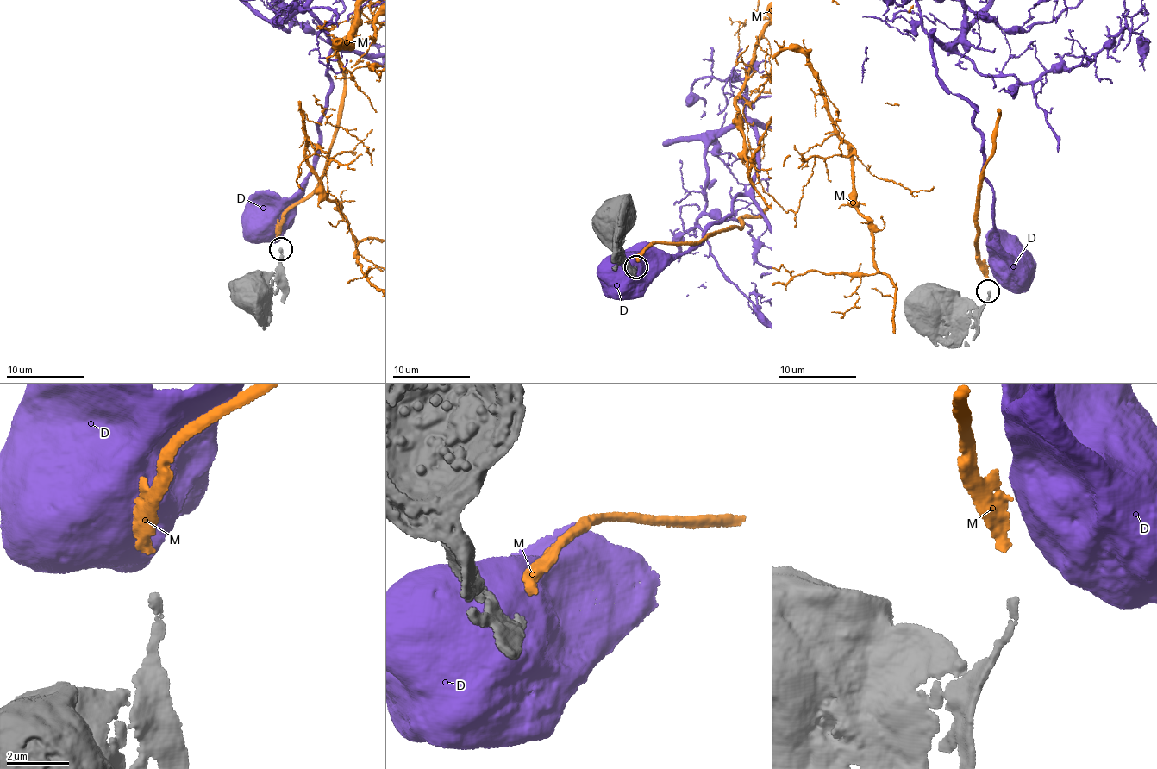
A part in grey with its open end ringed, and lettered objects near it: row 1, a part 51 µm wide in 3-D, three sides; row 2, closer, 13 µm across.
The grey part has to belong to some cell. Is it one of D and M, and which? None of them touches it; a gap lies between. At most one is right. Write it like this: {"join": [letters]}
{"join": ["M"]}

